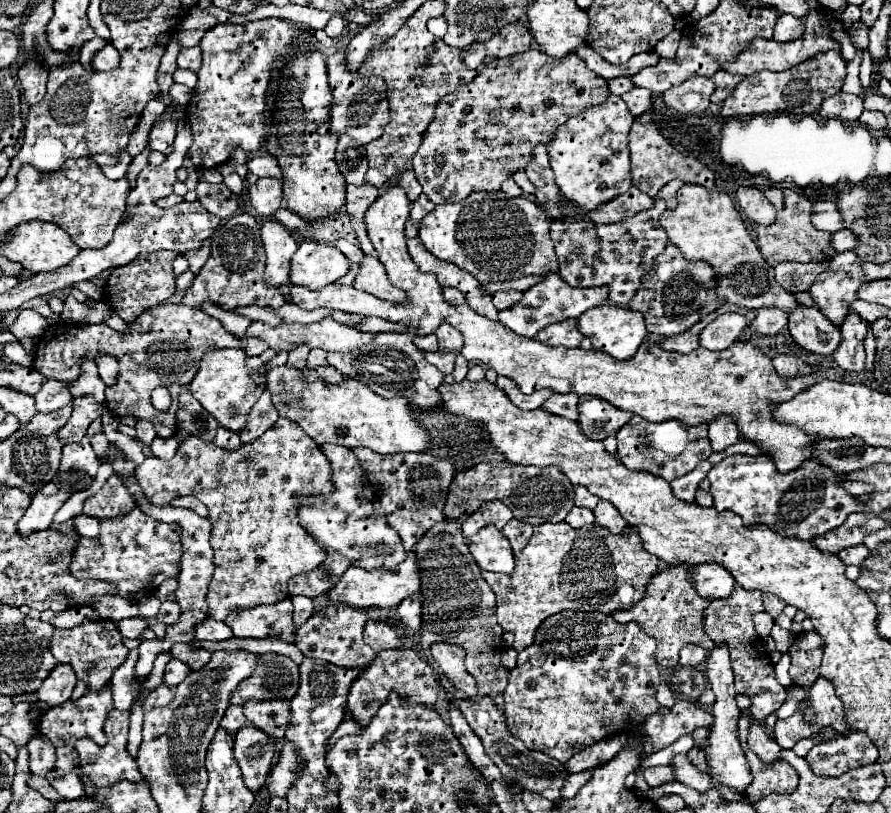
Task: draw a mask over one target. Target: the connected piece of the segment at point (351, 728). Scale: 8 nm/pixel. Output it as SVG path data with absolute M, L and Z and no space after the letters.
M345 719L345 721L339 725L339 729L333 733L333 737L329 739L329 747L333 747L333 743L335 743L339 737L351 735L351 733L361 733L361 727L359 727L353 719Z

